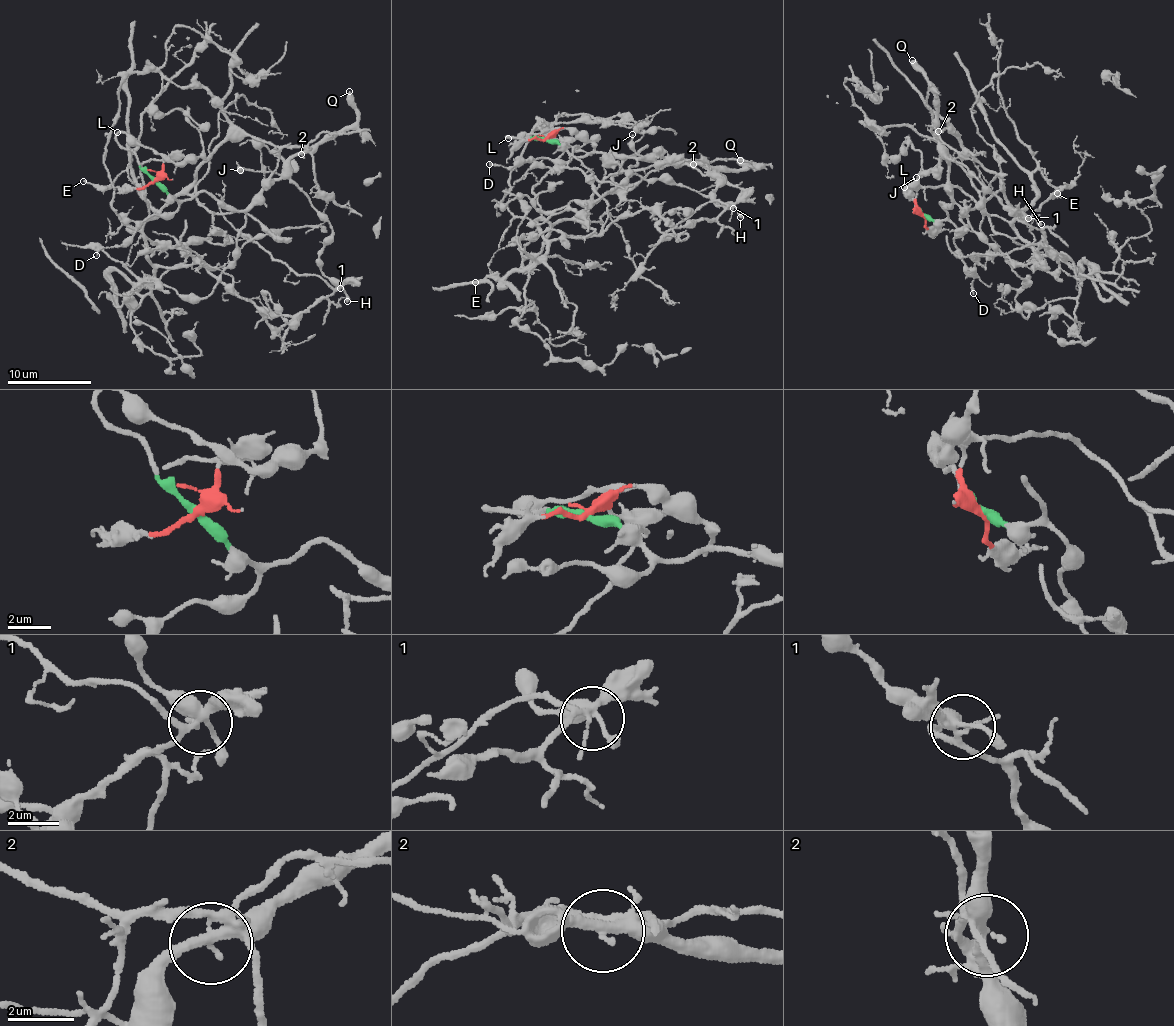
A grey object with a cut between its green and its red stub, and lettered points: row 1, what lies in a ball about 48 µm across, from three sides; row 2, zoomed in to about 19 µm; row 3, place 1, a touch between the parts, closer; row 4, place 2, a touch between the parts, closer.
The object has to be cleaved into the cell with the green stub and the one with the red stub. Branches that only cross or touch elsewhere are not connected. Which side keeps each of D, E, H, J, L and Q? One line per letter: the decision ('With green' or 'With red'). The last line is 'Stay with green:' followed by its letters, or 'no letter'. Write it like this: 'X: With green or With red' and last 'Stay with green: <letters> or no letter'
D: With green
E: With red
H: With green
J: With green
L: With green
Q: With green
Stay with green: D, H, J, L, Q

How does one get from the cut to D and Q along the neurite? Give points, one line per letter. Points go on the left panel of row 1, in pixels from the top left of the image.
D: (154, 180), (179, 205), (175, 210), (149, 215), (120, 245), (103, 247), (97, 256)
Q: (154, 180), (183, 199), (208, 191), (242, 211), (296, 155), (309, 153), (348, 130), (357, 119), (349, 91)

